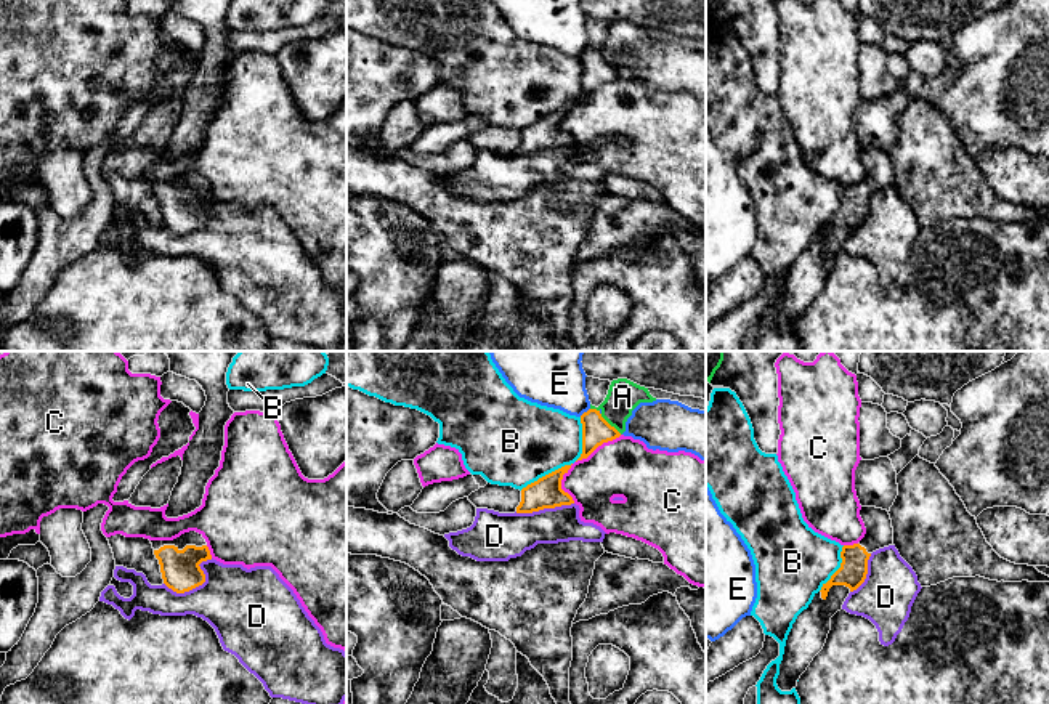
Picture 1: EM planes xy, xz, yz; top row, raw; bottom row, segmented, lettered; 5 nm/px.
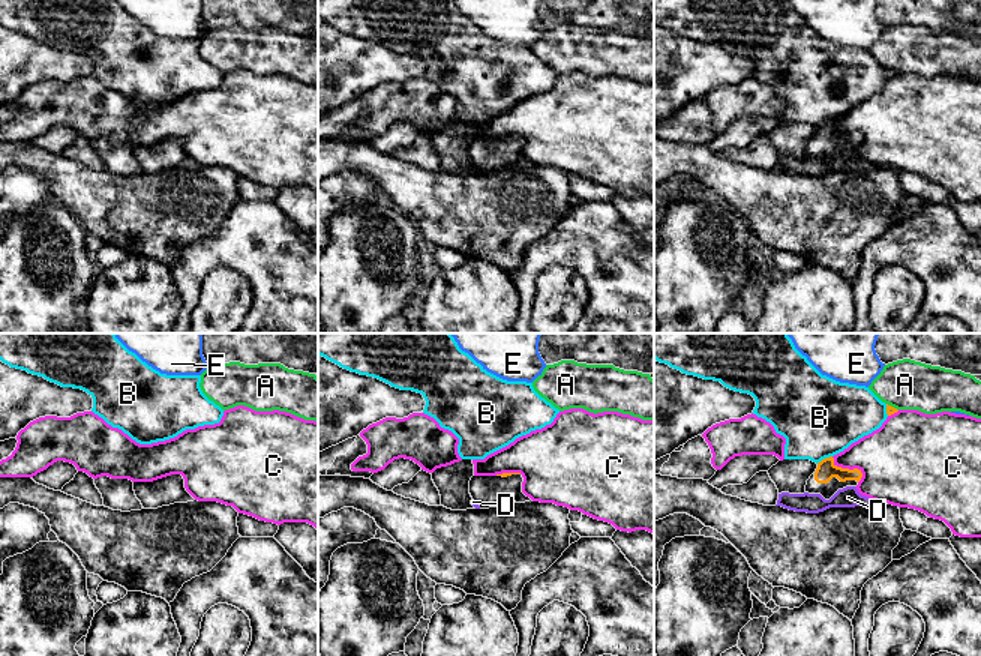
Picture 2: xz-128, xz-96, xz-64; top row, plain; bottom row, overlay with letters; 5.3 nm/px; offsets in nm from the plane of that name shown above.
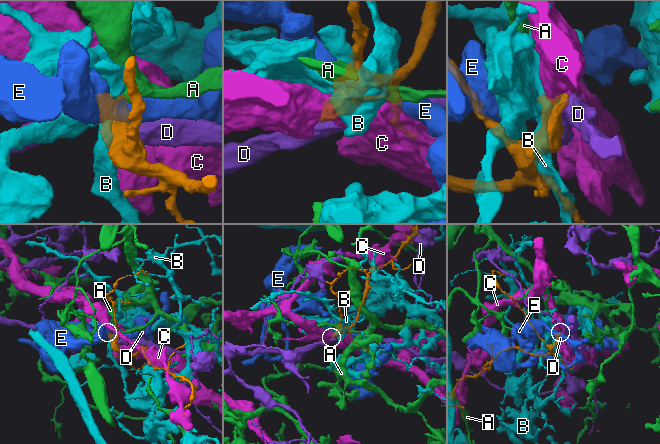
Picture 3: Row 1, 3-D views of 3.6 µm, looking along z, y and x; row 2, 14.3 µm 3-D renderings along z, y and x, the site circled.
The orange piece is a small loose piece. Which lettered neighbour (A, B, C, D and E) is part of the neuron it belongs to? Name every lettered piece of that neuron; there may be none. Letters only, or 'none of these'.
none of these

